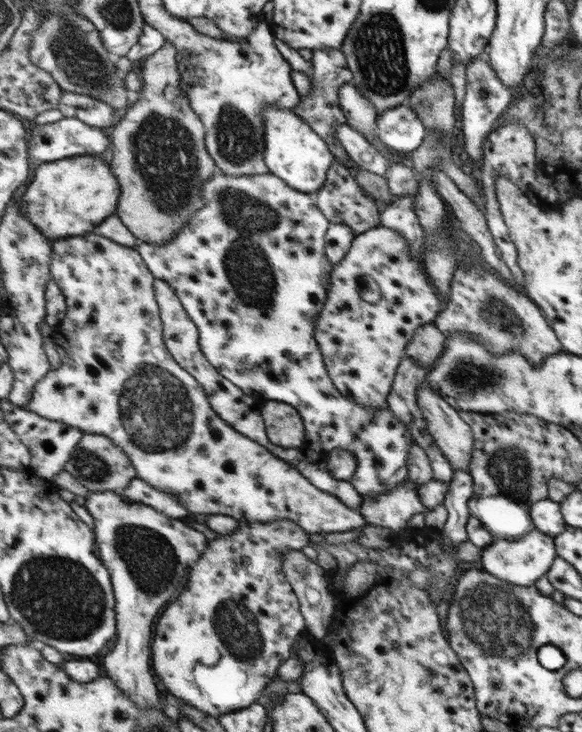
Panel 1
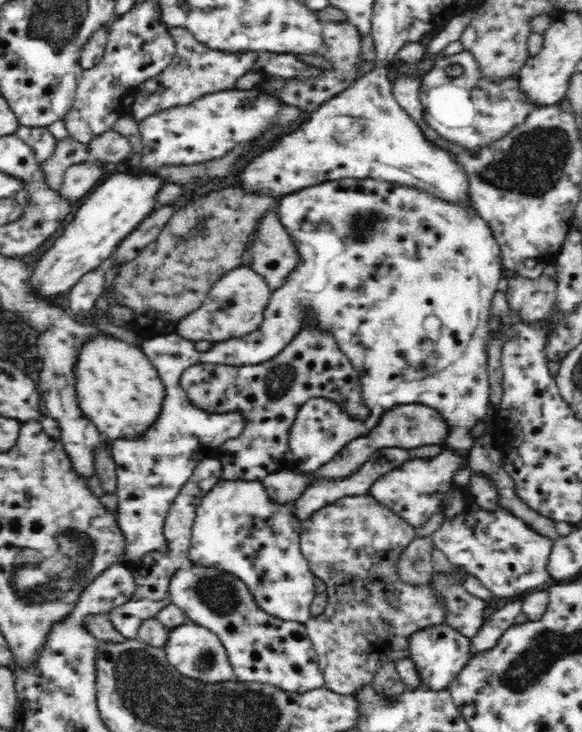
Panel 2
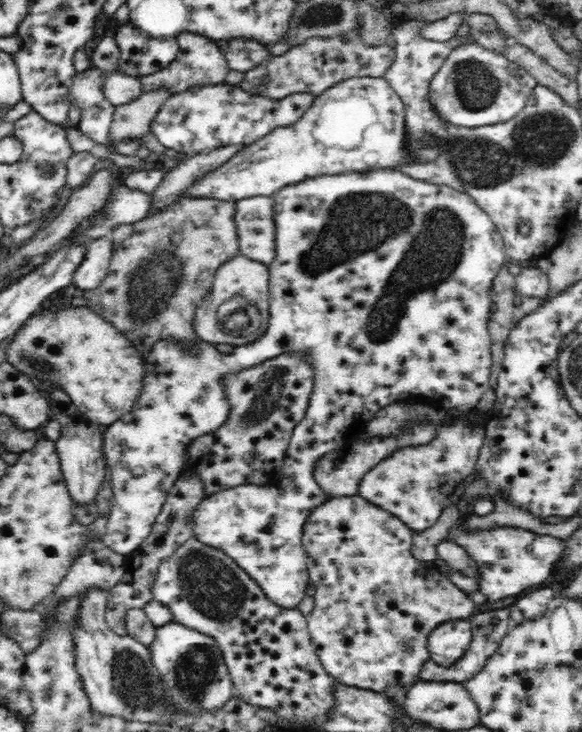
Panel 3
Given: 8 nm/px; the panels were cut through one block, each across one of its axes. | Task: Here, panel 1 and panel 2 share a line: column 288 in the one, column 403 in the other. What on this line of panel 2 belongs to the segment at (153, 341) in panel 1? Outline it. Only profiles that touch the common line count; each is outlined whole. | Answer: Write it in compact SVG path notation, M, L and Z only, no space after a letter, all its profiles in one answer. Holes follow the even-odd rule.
M444 446L434 458L412 458L398 466L397 470L382 476L372 484L369 494L384 507L403 518L410 526L421 527L438 510L440 502L454 488L454 479L468 464L468 453L458 453L452 447Z

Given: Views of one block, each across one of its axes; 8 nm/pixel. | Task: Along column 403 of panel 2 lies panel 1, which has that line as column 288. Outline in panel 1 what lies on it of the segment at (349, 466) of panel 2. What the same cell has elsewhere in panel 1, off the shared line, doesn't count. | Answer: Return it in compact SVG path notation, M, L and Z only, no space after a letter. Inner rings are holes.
M266 402L261 409L266 434L274 444L289 450L305 446L306 428L296 408L280 402Z

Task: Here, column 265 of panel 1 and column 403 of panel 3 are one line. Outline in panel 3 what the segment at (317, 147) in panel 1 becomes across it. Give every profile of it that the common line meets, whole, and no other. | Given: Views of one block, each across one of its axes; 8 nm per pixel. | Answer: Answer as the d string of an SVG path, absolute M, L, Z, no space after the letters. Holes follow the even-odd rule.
M350 77L349 79L340 81L330 88L321 92L310 106L309 110L304 112L301 119L298 119L294 124L287 127L275 128L272 132L266 134L266 136L255 141L254 144L243 147L238 151L230 160L227 160L224 164L221 164L217 169L204 173L201 177L198 177L190 187L186 188L182 192L182 197L190 199L216 199L224 200L228 202L236 202L242 200L244 197L266 195L272 196L273 193L278 192L282 187L295 183L298 180L302 180L302 176L318 176L318 172L360 172L360 170L366 170L366 168L392 168L396 170L396 166L400 166L404 163L409 163L411 155L406 155L406 134L405 134L405 111L403 110L403 102L401 98L396 94L394 89L389 88L388 83L383 77Z

